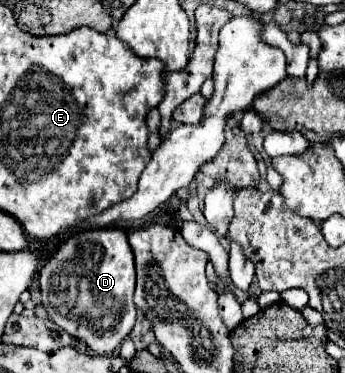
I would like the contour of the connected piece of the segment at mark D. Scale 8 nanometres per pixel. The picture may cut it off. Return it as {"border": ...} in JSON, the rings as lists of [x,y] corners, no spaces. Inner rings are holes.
{"border":[[[89,228],[69,234],[69,238],[55,246],[55,250],[51,252],[51,256],[47,256],[43,268],[37,274],[41,288],[41,304],[47,310],[49,318],[69,336],[85,342],[91,352],[113,354],[133,330],[137,314],[137,308],[133,304],[135,262],[131,246],[127,242],[127,232],[123,228]]]}

